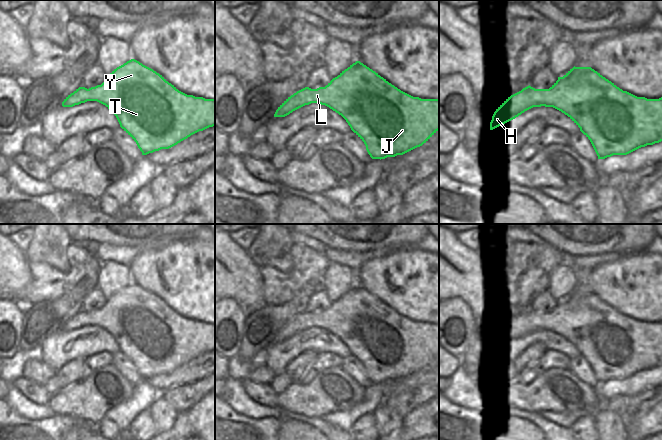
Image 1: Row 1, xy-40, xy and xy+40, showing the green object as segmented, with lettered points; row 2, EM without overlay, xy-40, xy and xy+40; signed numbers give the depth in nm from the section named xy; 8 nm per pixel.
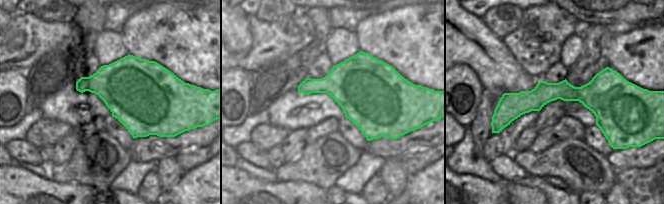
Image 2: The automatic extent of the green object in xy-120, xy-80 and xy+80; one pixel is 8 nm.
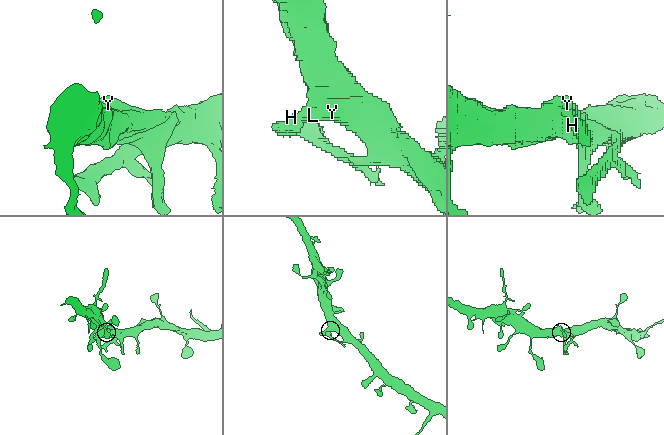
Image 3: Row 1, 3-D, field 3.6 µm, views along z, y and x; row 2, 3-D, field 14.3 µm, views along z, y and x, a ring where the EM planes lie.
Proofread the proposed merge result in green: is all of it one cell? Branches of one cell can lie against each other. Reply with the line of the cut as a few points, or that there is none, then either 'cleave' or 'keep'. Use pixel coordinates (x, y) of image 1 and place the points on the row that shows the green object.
no cut | keep

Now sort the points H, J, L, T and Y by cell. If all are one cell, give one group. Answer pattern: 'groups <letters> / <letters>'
groups H J L T Y

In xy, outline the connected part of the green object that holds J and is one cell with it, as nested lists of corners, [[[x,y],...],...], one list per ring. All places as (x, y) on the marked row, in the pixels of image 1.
[[[356,61],[325,87],[305,87],[288,97],[274,117],[285,117],[311,103],[325,105],[341,115],[351,130],[364,142],[372,159],[403,155],[426,143],[439,130],[439,99],[413,97]]]

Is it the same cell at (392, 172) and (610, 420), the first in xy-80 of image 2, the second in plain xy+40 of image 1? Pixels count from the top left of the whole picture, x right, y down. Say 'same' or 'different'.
same

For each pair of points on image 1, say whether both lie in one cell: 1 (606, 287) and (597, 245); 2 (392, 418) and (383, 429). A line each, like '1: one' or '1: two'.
1: two
2: one

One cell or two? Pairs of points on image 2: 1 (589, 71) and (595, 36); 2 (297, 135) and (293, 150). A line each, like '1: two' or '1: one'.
1: one
2: one

